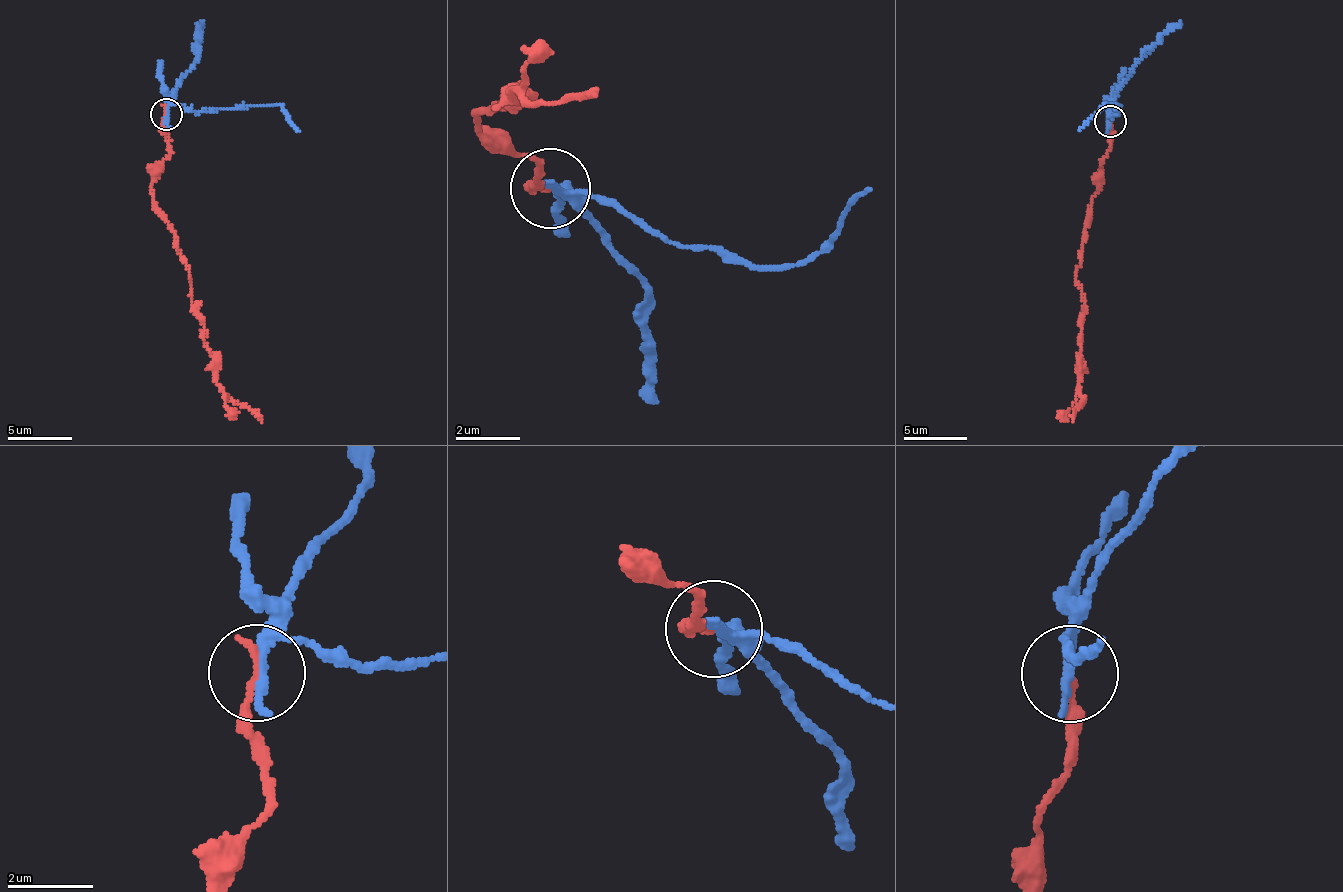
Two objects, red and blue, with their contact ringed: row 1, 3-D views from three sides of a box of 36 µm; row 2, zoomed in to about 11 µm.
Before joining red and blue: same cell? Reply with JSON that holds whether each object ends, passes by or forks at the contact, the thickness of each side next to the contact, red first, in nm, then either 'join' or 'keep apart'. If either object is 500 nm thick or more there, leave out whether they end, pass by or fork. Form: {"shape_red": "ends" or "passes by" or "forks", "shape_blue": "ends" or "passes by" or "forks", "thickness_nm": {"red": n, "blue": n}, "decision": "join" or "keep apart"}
{"shape_red": "ends", "shape_blue": "passes by", "thickness_nm": {"red": 200, "blue": 190}, "decision": "keep apart"}

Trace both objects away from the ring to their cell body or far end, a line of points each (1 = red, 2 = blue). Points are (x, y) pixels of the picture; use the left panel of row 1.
1: (165, 115), (170, 156), (151, 184), (153, 209), (174, 234), (189, 272), (213, 381), (261, 422)
2: (165, 111), (181, 105), (217, 112), (281, 105), (300, 131)

